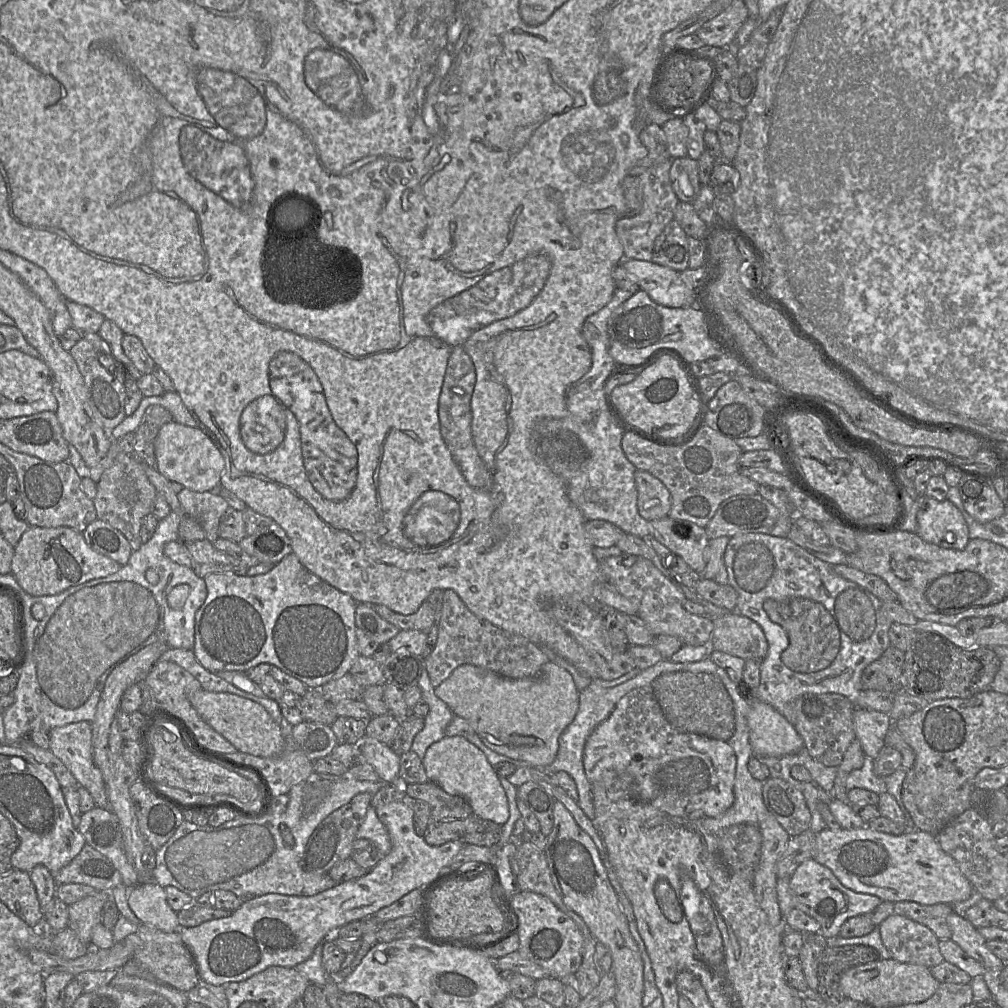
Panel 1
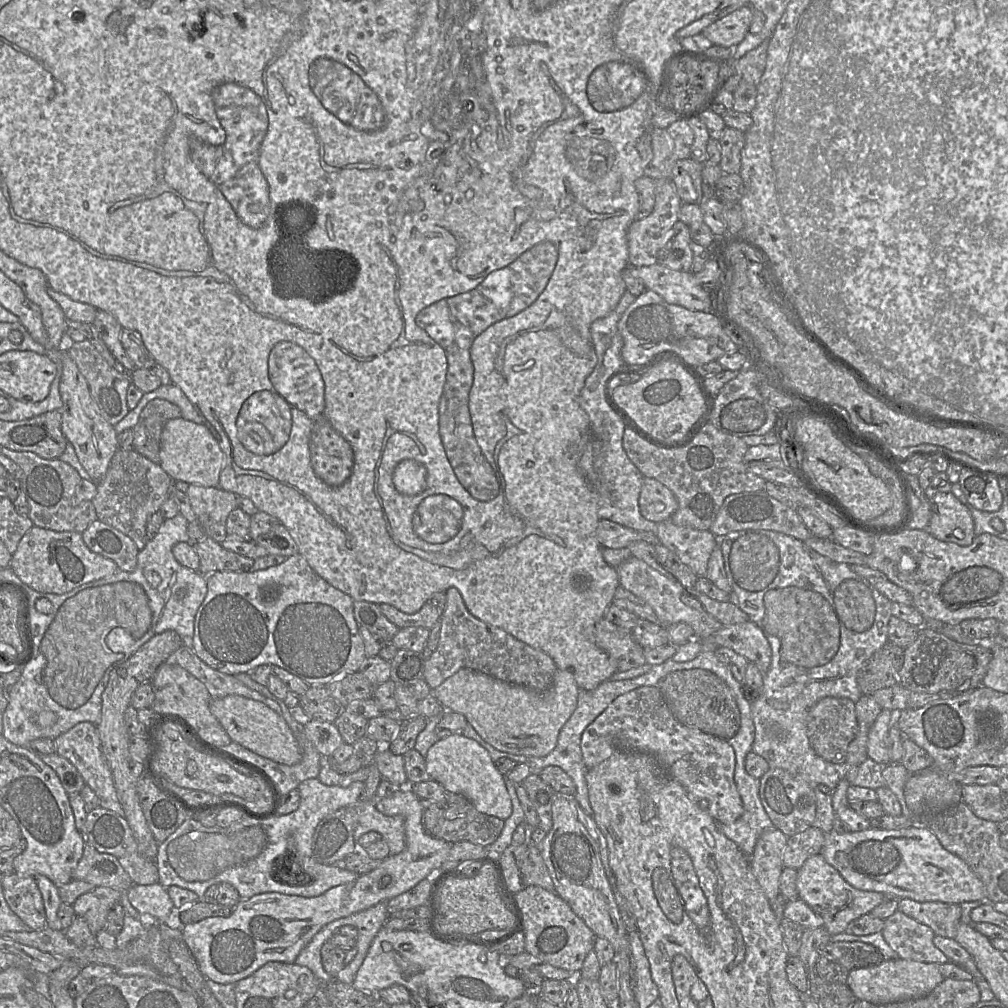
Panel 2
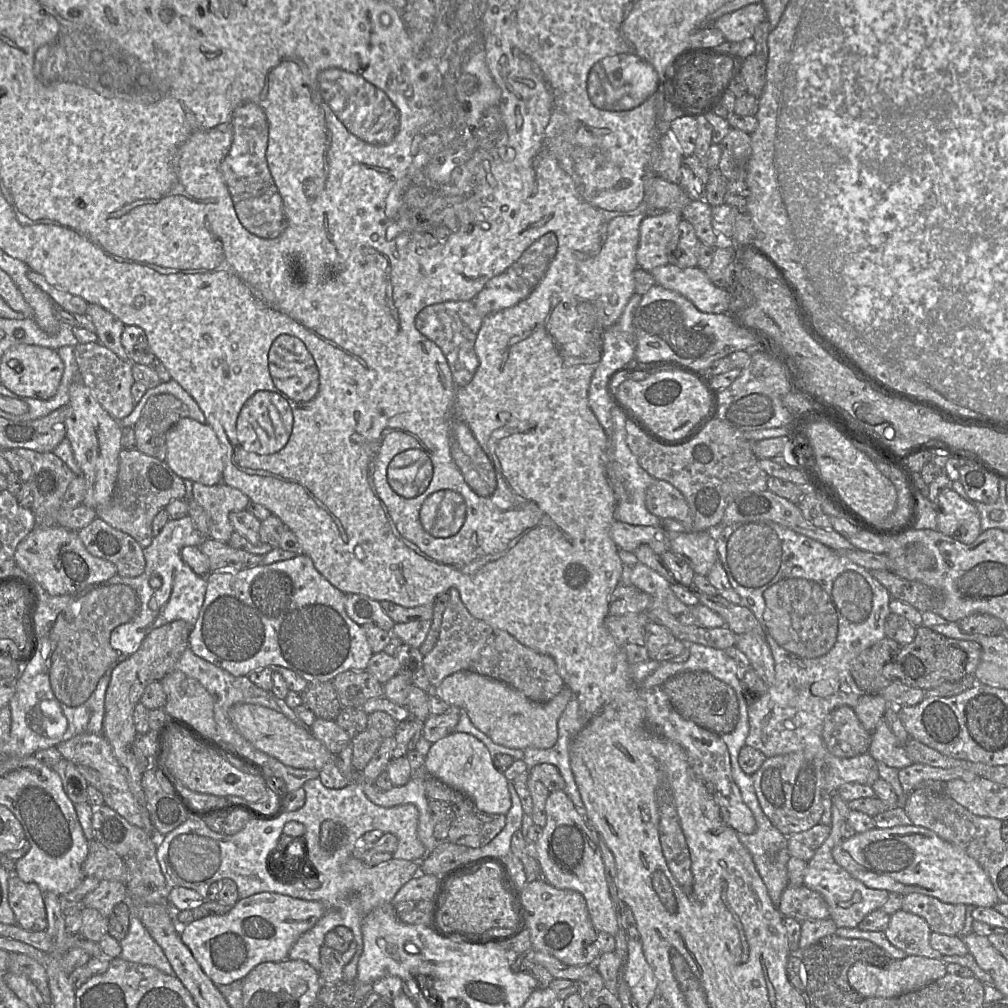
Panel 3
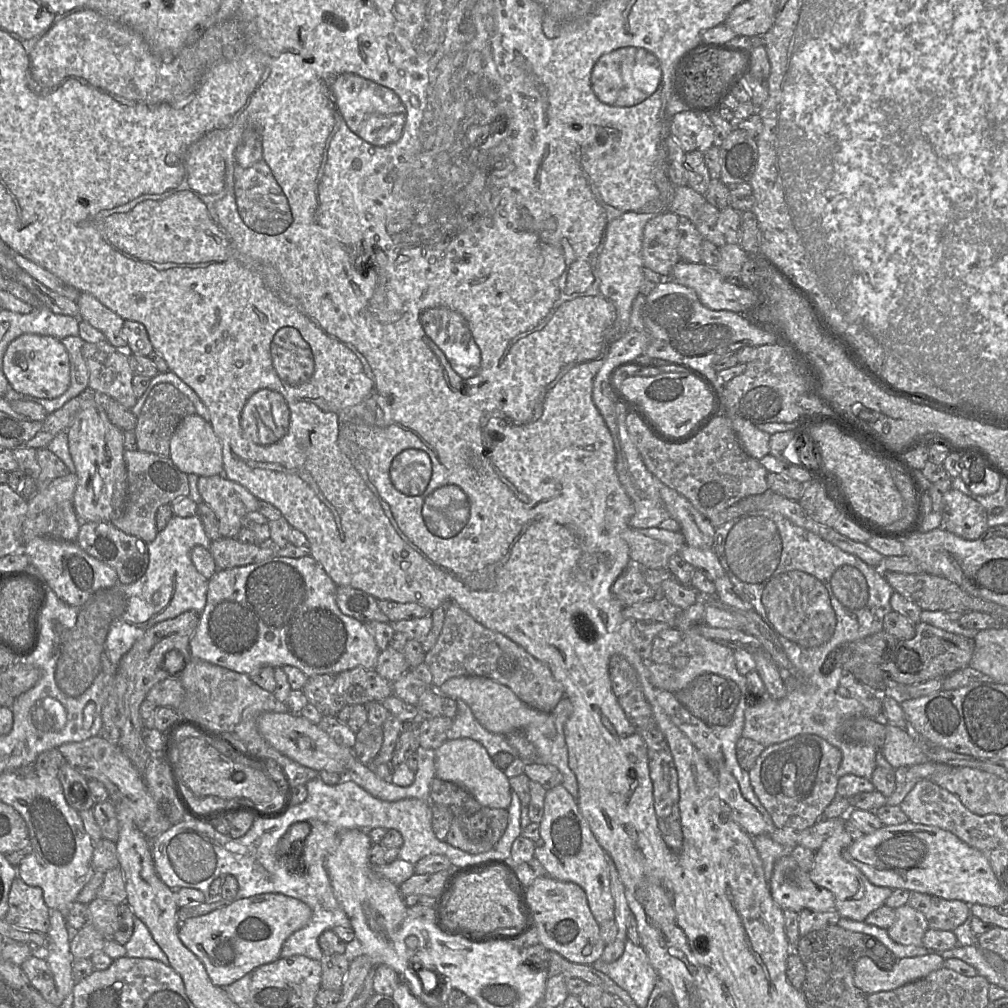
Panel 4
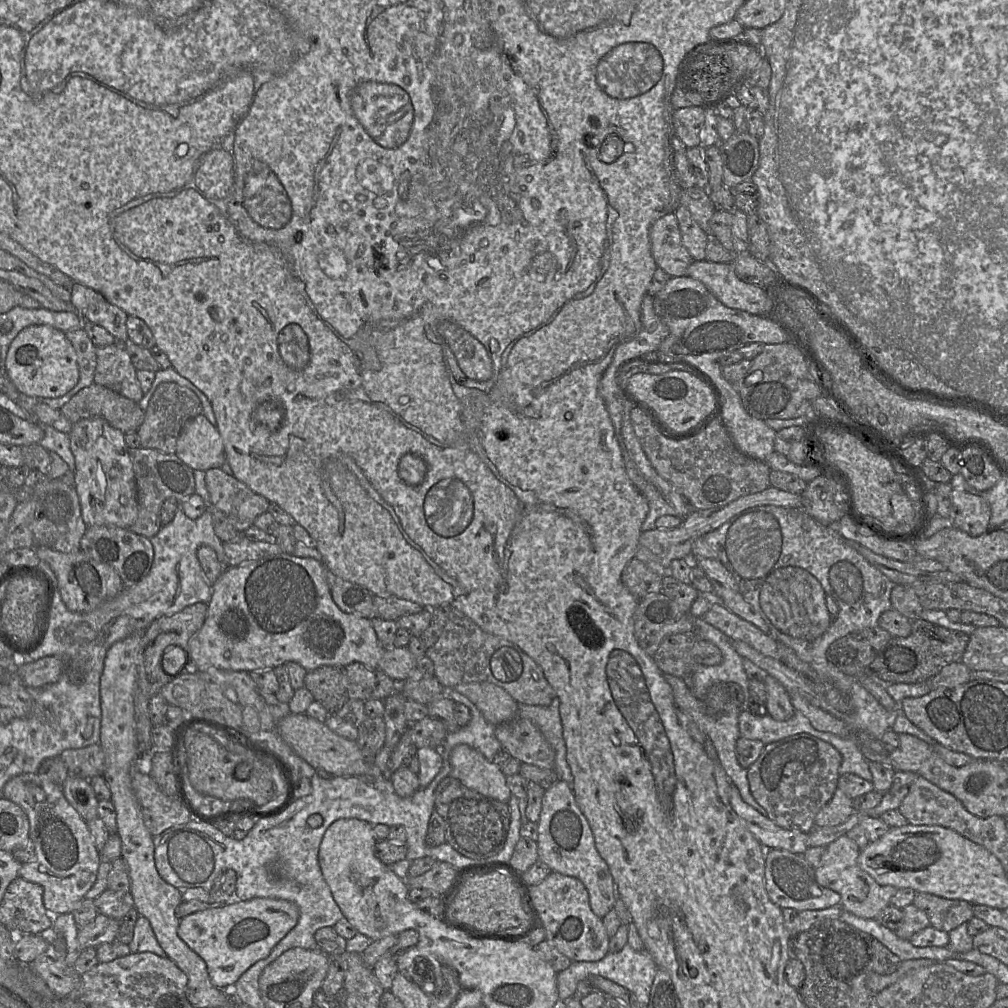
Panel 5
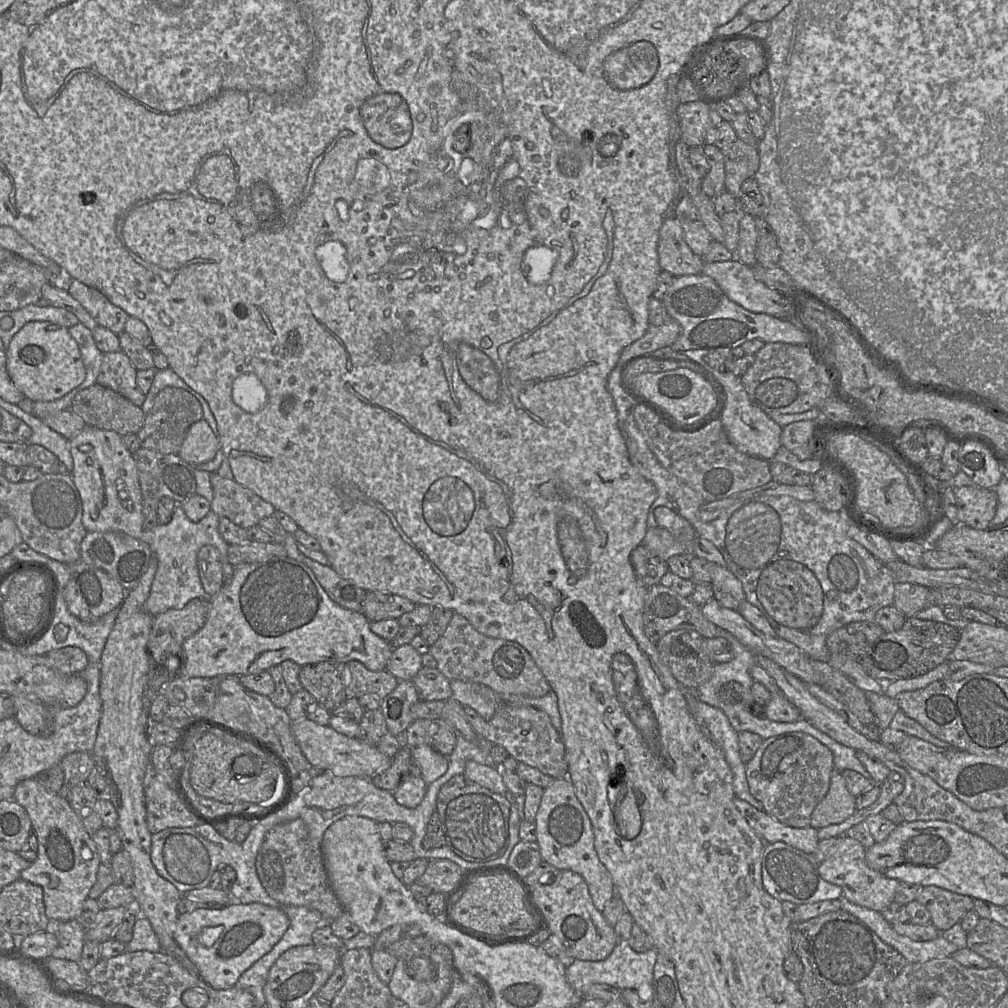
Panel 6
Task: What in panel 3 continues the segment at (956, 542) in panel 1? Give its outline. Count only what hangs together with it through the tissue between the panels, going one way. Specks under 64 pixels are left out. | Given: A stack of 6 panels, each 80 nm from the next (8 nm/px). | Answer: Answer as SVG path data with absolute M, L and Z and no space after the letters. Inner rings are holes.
M953 489L942 491L932 503L937 512L937 530L939 532L964 544L971 544L982 533L977 508L965 501Z

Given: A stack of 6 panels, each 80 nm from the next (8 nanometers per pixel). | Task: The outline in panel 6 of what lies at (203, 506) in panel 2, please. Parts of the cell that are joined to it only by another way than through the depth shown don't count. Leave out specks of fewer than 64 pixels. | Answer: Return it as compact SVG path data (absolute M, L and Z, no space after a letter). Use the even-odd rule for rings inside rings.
M213 472L210 481L213 489L211 511L242 528L257 525L262 519L272 516L276 510L272 504L234 479L226 479Z

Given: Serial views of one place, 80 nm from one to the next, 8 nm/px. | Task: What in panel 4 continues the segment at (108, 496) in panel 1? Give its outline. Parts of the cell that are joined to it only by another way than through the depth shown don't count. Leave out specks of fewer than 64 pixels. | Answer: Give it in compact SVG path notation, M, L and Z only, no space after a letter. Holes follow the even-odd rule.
M125 450L123 457L127 469L126 500L121 514L110 522L119 530L148 544L158 533L156 514L159 507L189 495L188 474L179 470L169 457L154 453Z

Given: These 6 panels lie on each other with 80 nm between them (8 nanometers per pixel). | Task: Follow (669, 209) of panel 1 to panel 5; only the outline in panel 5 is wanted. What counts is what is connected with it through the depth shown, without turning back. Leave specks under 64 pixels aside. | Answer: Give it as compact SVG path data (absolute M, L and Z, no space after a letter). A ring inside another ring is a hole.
M675 212L668 213L657 219L649 230L650 248L656 265L671 278L687 276L688 267L694 261L683 245L681 231Z

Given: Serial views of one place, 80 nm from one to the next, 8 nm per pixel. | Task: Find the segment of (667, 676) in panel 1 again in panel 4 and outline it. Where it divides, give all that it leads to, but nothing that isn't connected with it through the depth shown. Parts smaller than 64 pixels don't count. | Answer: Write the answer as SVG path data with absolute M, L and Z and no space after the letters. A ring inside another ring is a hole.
M702 674L674 694L679 703L709 727L730 725L741 697L735 682L715 674Z

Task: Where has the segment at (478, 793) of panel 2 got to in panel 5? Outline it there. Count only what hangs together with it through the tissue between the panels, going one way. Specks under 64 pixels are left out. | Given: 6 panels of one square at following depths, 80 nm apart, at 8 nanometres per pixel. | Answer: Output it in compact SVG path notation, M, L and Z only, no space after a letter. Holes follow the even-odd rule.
M467 744L455 746L449 756L451 774L466 787L494 800L509 803L512 795L501 767Z

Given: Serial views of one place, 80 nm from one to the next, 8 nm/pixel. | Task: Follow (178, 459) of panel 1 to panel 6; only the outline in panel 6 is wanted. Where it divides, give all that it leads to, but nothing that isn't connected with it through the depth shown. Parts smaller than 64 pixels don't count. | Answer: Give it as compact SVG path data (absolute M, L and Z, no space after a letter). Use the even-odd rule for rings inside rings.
M202 418L190 426L178 455L188 464L199 465L212 460L219 448L219 434L215 435L207 421Z

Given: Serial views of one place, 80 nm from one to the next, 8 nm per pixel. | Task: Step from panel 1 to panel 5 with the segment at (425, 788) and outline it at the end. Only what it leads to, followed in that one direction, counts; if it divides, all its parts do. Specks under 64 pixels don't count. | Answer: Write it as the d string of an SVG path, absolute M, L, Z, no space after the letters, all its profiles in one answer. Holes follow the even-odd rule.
M448 776L435 791L435 810L445 822L445 840L463 856L474 860L487 860L497 855L504 847L510 826L509 804L486 797L468 787L458 779Z

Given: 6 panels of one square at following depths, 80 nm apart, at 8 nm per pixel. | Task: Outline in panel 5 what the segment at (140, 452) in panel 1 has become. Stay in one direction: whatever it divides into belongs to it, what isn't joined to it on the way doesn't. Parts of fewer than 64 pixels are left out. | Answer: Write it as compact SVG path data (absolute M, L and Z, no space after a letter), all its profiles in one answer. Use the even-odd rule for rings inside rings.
M174 382L159 384L148 403L147 409L144 411L143 423L136 431L140 440L140 447L157 449L165 454L174 454L177 439L183 426L202 412L203 408L200 400L188 388Z

